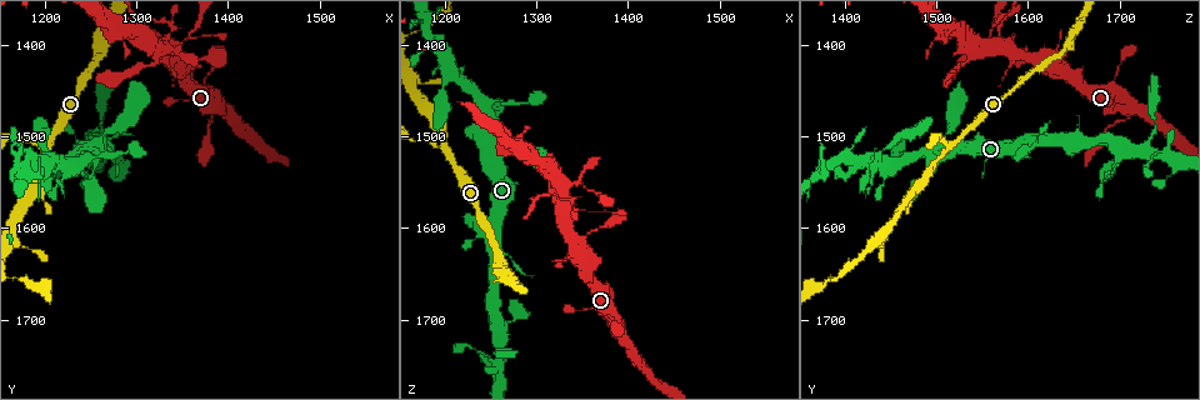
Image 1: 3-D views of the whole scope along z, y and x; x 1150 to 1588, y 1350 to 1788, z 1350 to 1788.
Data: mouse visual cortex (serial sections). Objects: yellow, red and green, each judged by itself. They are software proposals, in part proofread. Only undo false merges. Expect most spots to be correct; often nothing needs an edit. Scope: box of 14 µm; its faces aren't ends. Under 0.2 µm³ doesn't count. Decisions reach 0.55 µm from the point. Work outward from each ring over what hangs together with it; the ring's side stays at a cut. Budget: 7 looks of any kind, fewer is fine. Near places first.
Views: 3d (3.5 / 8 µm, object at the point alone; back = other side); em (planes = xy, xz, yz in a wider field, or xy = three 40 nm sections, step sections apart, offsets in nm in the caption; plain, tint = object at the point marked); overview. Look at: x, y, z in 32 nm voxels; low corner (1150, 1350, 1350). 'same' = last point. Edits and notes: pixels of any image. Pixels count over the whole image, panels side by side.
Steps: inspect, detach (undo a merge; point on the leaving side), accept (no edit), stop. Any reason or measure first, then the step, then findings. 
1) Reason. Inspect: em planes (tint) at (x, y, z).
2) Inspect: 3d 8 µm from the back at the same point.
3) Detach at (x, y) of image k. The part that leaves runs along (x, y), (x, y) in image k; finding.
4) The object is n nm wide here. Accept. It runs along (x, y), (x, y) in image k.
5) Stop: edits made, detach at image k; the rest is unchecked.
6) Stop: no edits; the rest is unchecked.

Small branch off a trunk. Inspect: 3d 3.5 µm at (1260, 1505, 1500).

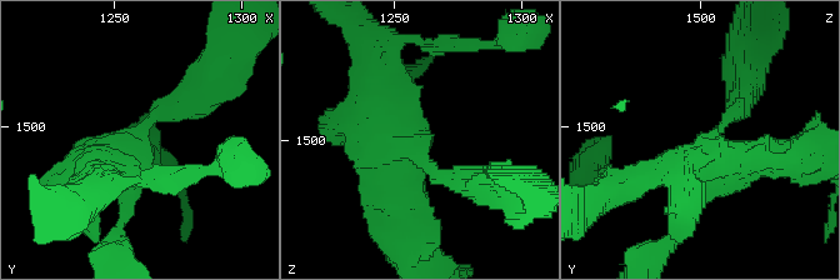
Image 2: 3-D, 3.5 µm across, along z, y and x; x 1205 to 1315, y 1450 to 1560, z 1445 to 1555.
Inspect: em planes (tint) at (1257, 1504, 1504).

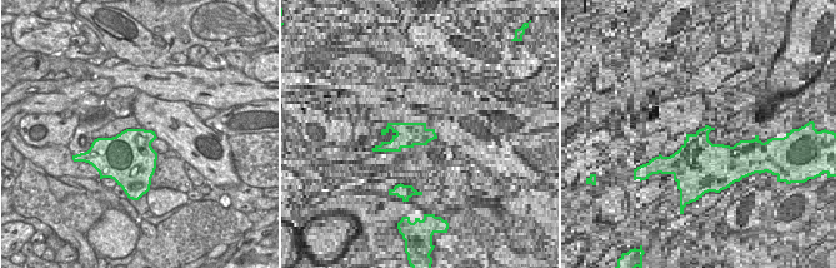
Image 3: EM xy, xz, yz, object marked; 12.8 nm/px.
The object is 600 nm wide here. Accept. It runs along (405, 234), (378, 74) in image 2; one cell here.

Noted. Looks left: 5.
Three arms meet. Inspect: 3d 8 µm at (1205, 1505, 1515).

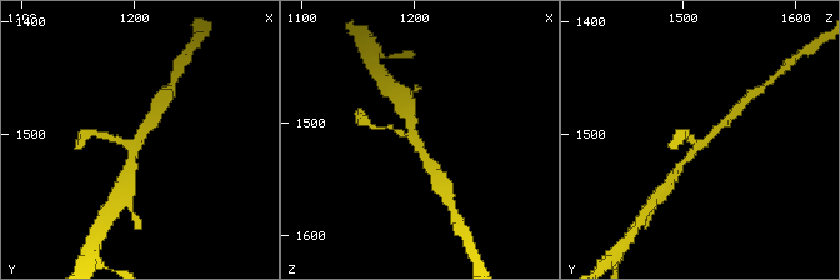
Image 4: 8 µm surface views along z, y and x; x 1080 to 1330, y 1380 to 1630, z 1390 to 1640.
Zoom in. Inspect: 3d 3.5 µm at (1204, 1506, 1518).

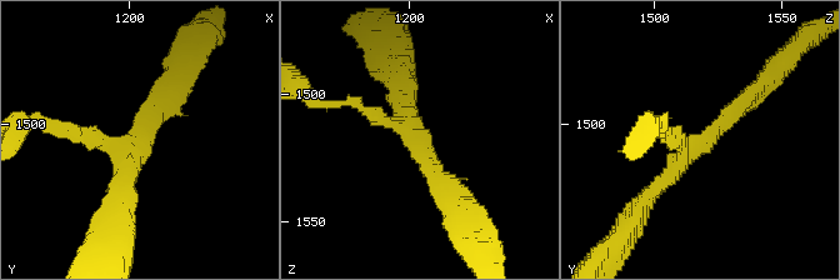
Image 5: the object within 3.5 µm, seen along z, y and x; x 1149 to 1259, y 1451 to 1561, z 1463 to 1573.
3 arms meet here; the arms are 200, 250, 250 nm wide; now the EM. Inspect: em xy step 3 (tint) at (1203, 1508, 1518).

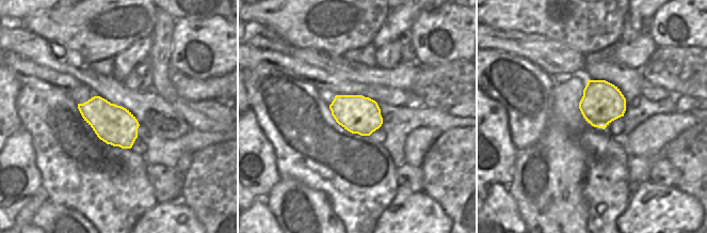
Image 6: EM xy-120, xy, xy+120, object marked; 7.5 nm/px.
Accept. It runs along (754, 91), (643, 203) in image 5; one cell here.

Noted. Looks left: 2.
Thin neck. Inspect: 3d 3.5 µm at (1325, 1405, 1565).

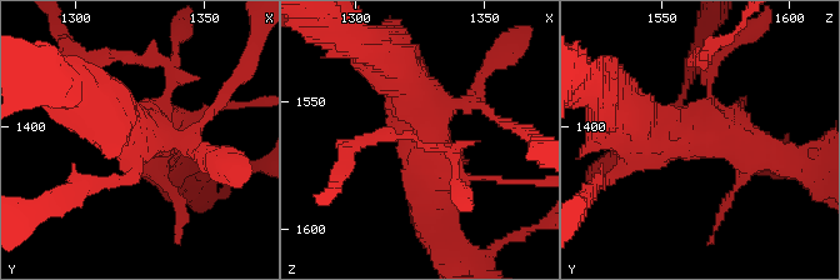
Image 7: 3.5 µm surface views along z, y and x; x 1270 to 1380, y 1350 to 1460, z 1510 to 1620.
Inspect: em xy step 2 (tint) at (1327, 1403, 1566).

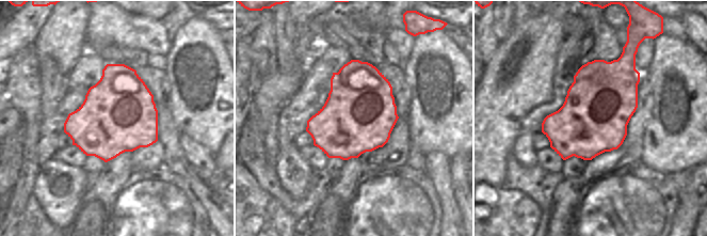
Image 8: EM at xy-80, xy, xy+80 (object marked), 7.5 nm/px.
Accept. It runs along (438, 234), (408, 84) in image 7; one cell here.

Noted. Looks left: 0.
Stop: no edits; the rest is unchecked.

